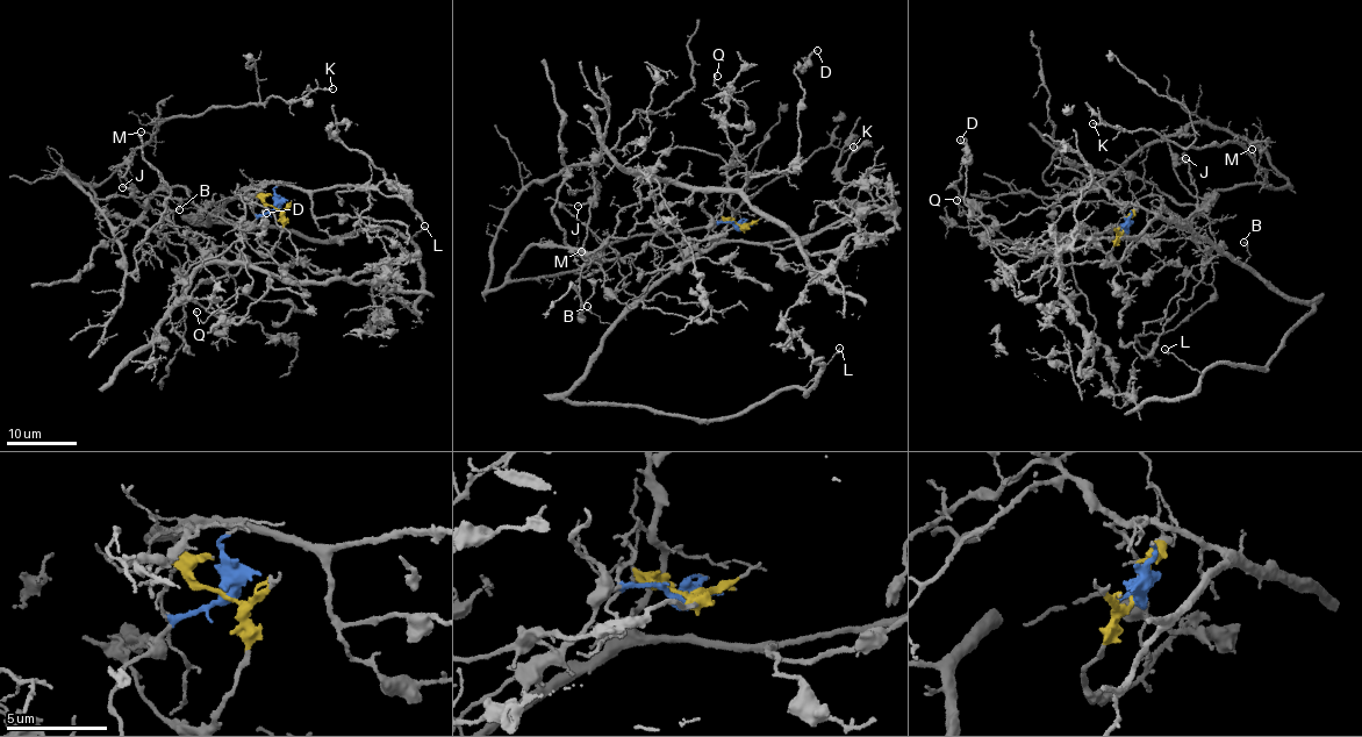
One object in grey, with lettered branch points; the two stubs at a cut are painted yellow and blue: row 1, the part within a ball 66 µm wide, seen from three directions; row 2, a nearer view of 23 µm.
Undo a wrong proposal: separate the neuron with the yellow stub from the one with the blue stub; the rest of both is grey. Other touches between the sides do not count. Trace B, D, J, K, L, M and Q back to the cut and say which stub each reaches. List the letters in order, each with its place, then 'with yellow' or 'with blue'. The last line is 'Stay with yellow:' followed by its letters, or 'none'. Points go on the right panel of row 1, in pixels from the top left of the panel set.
B: at (1244, 242); with blue
D: at (960, 140); with blue
J: at (1185, 158); with yellow
K: at (1092, 123); with blue
L: at (1165, 349); with blue
M: at (1252, 149); with blue
Q: at (957, 200); with blue
Stay with yellow: J

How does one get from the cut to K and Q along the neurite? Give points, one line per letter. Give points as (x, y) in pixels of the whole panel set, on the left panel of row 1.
K: (276, 208), (171, 305), (187, 249), (104, 214), (93, 184), (163, 121), (332, 88)
Q: (276, 208), (257, 214), (253, 197), (239, 198), (242, 251), (252, 281), (203, 322), (196, 312)

